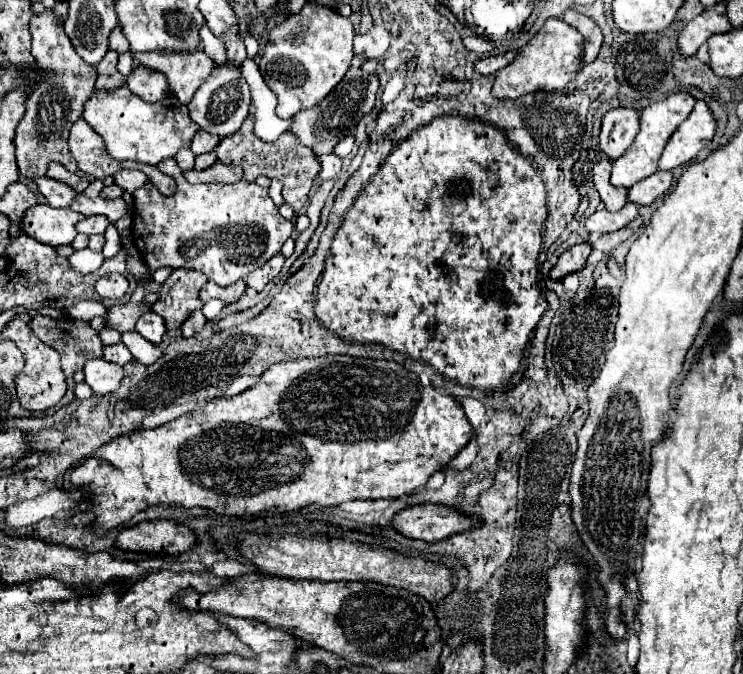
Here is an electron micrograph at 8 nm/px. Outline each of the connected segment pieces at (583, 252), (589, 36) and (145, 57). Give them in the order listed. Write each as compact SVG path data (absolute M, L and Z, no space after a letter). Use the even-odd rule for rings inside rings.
M574 244L570 250L566 250L560 258L558 264L550 270L550 278L552 280L562 280L564 276L578 272L580 268L584 268L588 256L590 256L590 244Z
M566 10L564 12L564 22L568 22L570 26L574 26L582 36L584 36L584 64L590 64L596 60L600 46L602 46L602 32L600 28L586 16L574 12L574 10Z
M152 51L136 52L132 56L138 64L162 72L168 78L170 90L182 104L188 104L192 100L196 88L200 88L200 84L204 84L204 80L208 80L208 74L212 74L216 68L216 62L204 52L178 54Z

